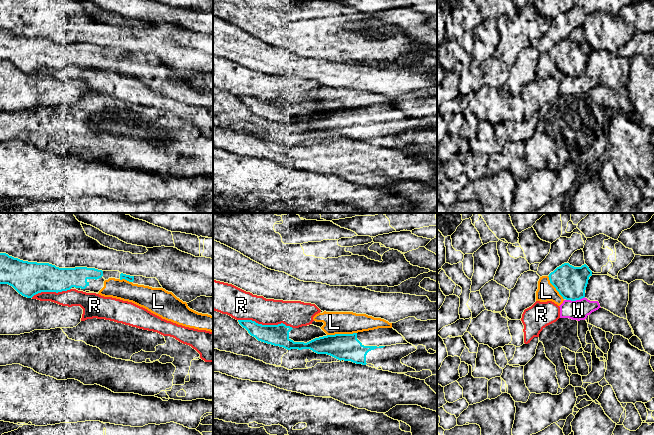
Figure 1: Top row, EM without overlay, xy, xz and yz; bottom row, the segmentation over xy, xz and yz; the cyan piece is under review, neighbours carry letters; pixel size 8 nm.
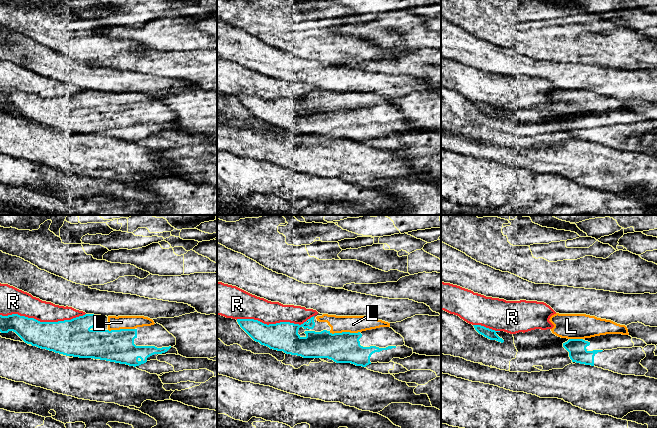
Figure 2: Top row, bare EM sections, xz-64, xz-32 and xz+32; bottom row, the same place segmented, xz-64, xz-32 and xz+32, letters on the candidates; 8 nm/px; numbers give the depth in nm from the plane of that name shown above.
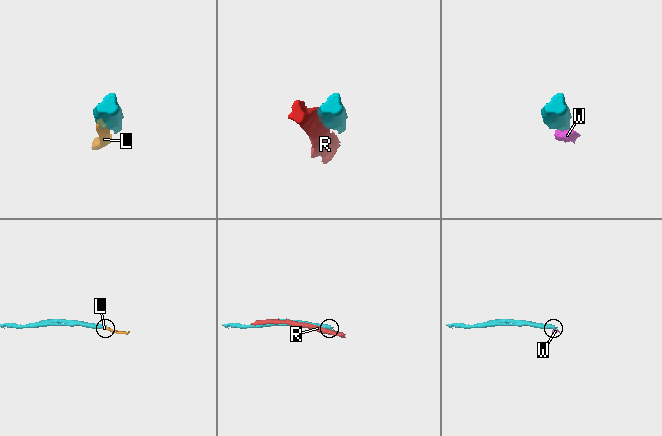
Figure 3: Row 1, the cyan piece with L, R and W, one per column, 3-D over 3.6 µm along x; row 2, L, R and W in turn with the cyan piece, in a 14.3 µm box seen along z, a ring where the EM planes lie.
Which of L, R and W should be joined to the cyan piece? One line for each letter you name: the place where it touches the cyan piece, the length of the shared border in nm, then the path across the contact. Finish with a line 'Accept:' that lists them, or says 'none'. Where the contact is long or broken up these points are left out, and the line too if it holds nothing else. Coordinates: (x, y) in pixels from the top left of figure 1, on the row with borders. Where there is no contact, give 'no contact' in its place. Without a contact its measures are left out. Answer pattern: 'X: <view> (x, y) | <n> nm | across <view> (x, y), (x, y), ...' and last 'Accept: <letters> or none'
L: xz (341, 334) | 240 nm | across xz (347, 347), (341, 341), (341, 334), (341, 329), (334, 322)
Accept: L

